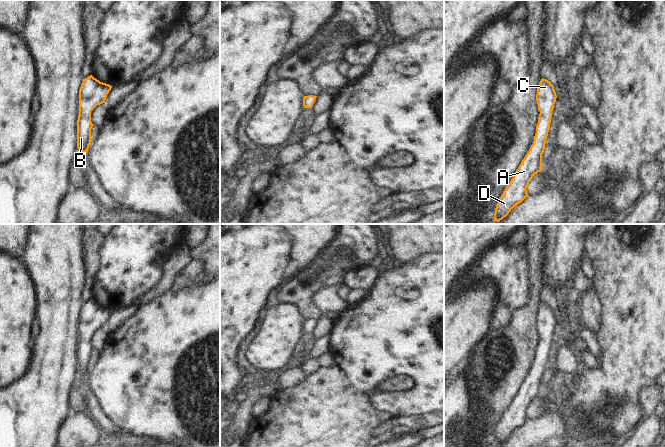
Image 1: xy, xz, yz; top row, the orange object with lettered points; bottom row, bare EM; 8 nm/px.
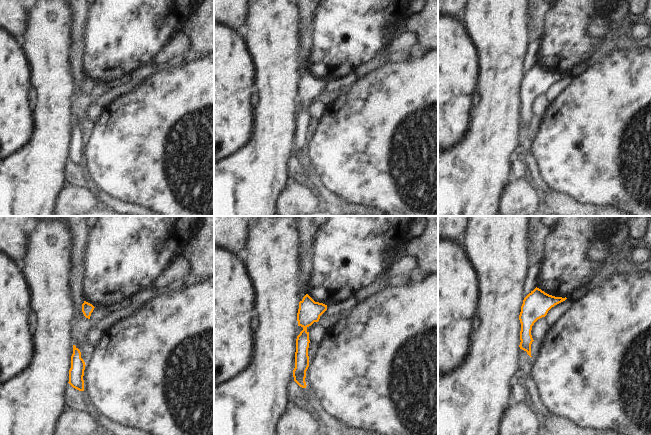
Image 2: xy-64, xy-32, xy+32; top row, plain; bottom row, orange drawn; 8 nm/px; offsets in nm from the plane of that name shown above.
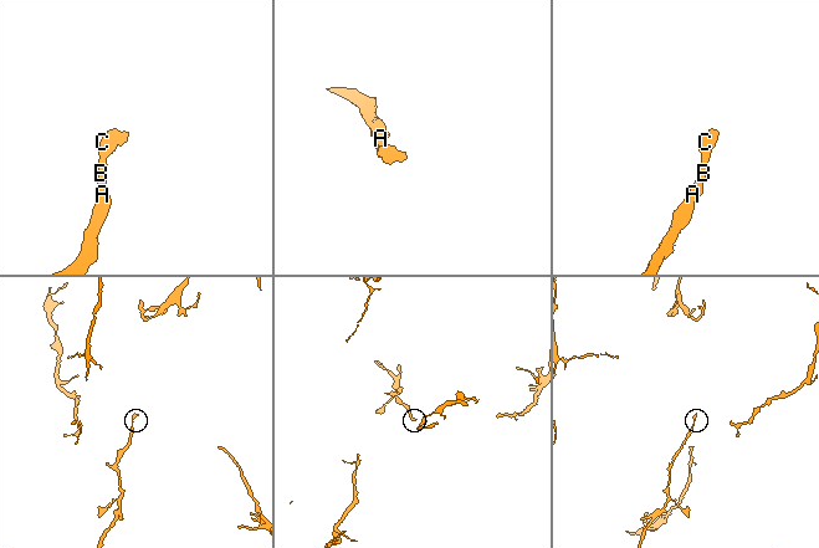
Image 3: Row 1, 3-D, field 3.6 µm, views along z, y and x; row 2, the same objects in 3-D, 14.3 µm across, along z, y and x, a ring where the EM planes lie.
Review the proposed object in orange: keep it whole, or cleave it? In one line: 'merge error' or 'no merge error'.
no merge error

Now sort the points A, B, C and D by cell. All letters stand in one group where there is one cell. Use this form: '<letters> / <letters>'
A B C D

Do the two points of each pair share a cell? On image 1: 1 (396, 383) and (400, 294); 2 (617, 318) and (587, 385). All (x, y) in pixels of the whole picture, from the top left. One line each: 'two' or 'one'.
1: two
2: one

